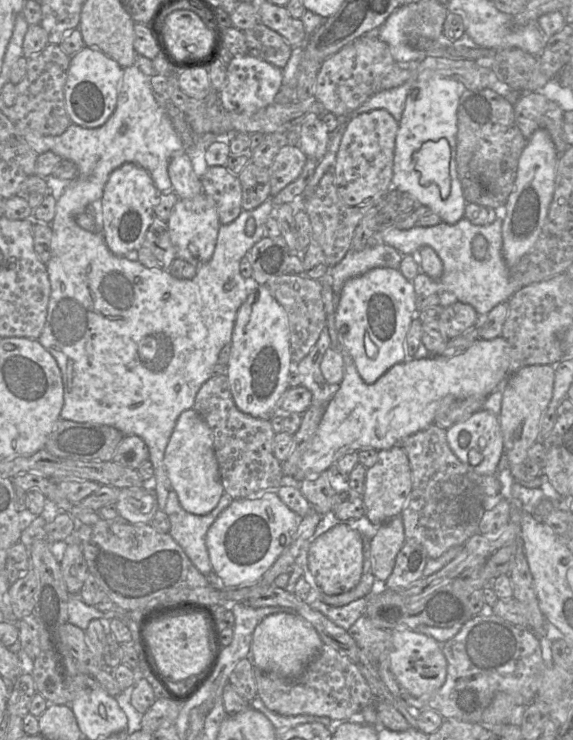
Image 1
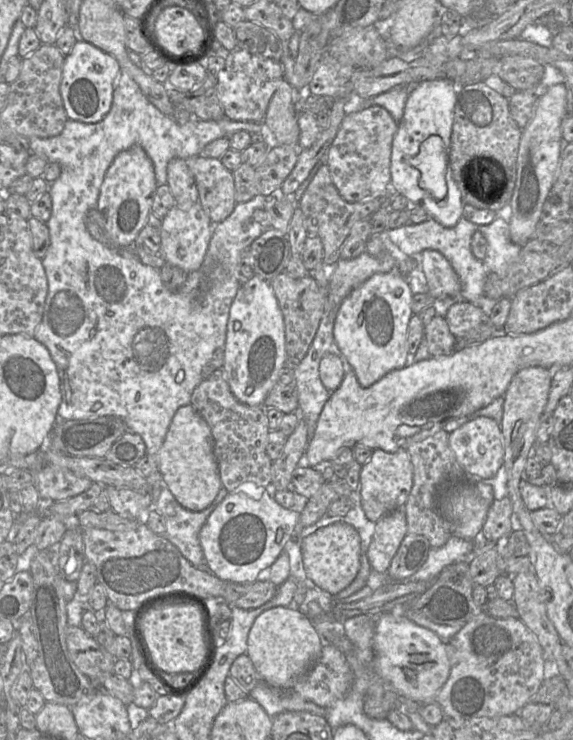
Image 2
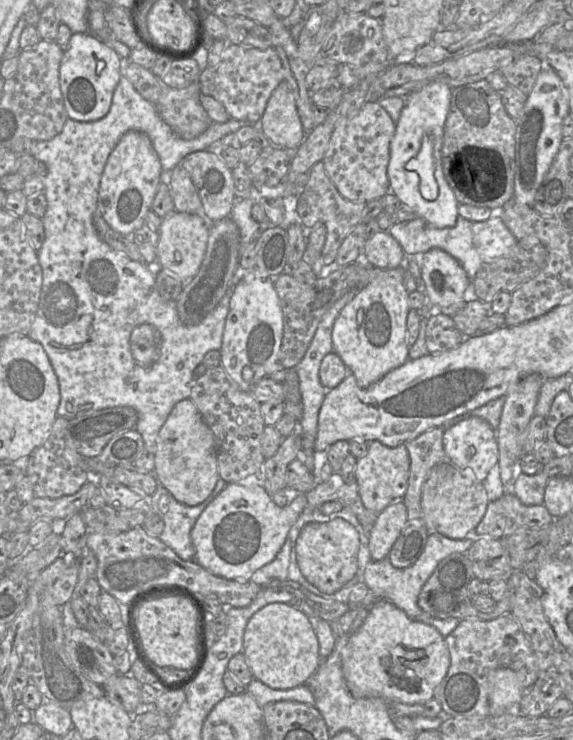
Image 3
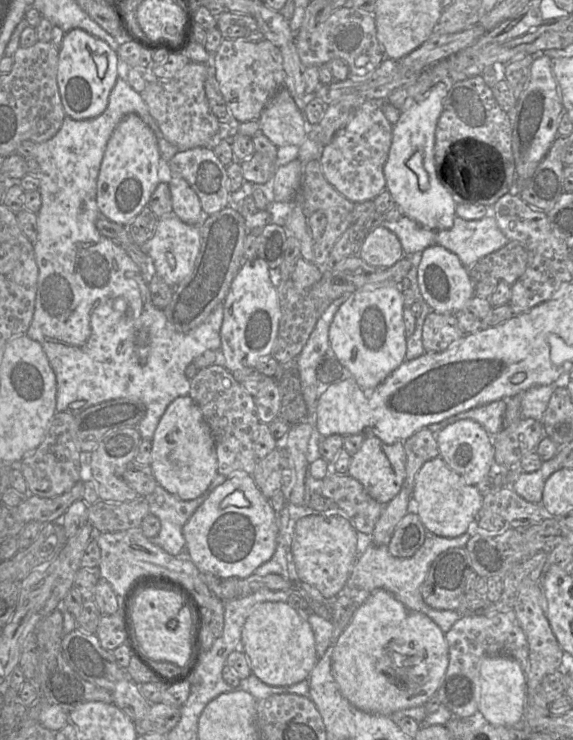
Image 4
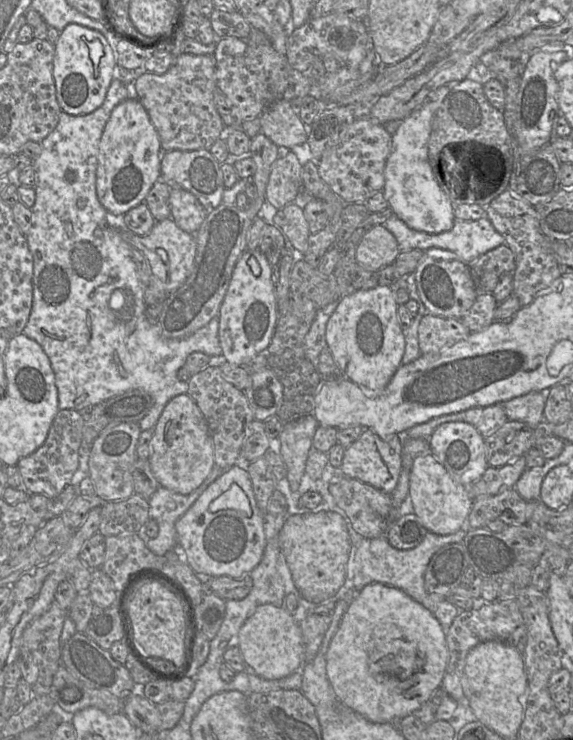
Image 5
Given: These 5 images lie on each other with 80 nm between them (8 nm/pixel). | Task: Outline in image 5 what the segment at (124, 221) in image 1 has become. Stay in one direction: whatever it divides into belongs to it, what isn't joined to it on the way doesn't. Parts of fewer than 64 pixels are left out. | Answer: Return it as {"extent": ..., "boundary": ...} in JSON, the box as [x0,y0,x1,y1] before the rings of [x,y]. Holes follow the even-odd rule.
{"extent":[96,98,161,216],"boundary":[[[128,98],[115,106],[106,123],[99,145],[96,193],[101,205],[112,215],[123,216],[130,209],[144,202],[149,190],[160,178],[161,154],[159,135],[142,103],[137,98]]]}

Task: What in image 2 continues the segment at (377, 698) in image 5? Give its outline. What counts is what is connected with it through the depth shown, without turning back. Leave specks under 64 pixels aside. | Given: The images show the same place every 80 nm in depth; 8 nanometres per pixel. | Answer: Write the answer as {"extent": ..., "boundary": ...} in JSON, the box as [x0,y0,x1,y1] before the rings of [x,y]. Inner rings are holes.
{"extent":[374,612,450,703],"boundary":[[[386,612],[375,618],[374,652],[377,672],[382,680],[398,693],[419,703],[433,701],[449,676],[450,662],[445,642],[433,631],[406,618],[403,613]]]}

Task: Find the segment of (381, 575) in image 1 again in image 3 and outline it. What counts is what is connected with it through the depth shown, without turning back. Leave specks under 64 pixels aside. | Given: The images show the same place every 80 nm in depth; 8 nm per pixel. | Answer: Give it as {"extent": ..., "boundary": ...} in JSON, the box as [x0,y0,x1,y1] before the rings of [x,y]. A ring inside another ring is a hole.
{"extent":[369,500,407,561],"boundary":[[[403,500],[394,501],[376,516],[369,535],[372,560],[380,561],[388,557],[407,521],[407,508]]]}

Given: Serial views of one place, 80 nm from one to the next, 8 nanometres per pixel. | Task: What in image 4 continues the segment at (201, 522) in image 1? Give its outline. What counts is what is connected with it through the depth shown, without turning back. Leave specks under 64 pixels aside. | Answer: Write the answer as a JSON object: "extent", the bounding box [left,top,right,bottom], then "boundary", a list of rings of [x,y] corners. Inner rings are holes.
{"extent":[147,473,226,555],"boundary":[[[217,473],[202,495],[188,501],[178,499],[162,486],[157,485],[154,491],[147,496],[150,513],[156,516],[161,523],[158,535],[151,541],[171,555],[184,554],[186,542],[183,526],[210,493],[226,479],[226,476]]]}

